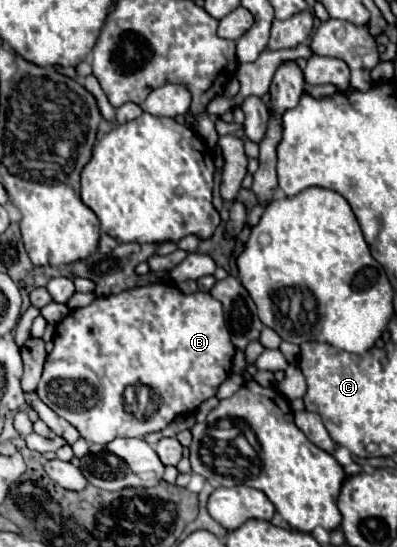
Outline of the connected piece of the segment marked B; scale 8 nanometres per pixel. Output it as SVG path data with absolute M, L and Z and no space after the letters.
M149 284L149 286L137 286L131 290L125 290L121 294L113 294L113 296L105 296L105 298L95 298L95 302L91 302L85 308L77 308L73 310L67 318L63 318L57 328L55 328L55 338L53 338L53 350L49 352L47 360L45 360L45 368L43 368L43 376L41 382L37 386L37 396L61 418L65 418L67 422L71 422L79 434L95 444L107 444L115 438L143 438L149 432L159 432L165 426L169 426L169 422L173 422L177 416L187 414L187 412L195 412L205 400L213 398L217 394L217 388L221 386L221 382L229 376L231 372L231 358L235 354L235 346L229 338L229 330L225 326L225 318L223 318L223 308L221 302L217 302L215 298L211 298L207 292L195 292L195 294L181 294L175 286L171 284Z

